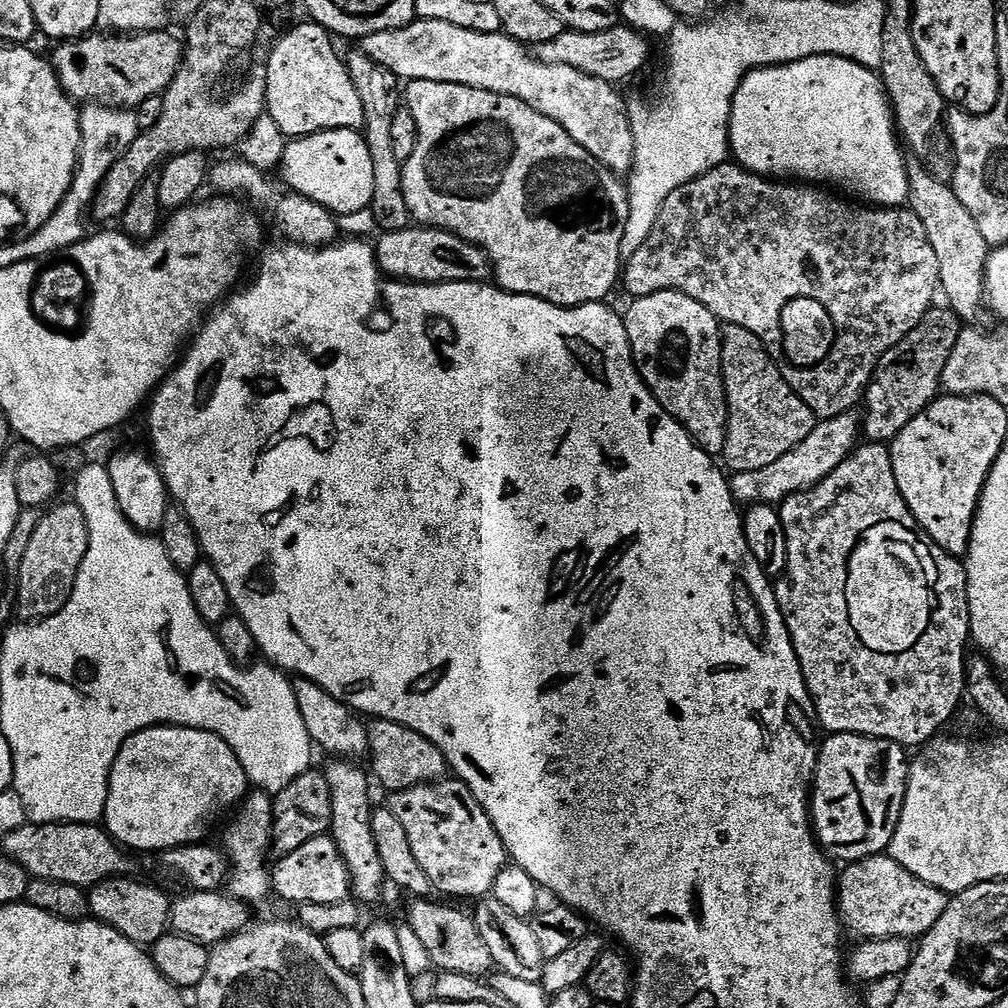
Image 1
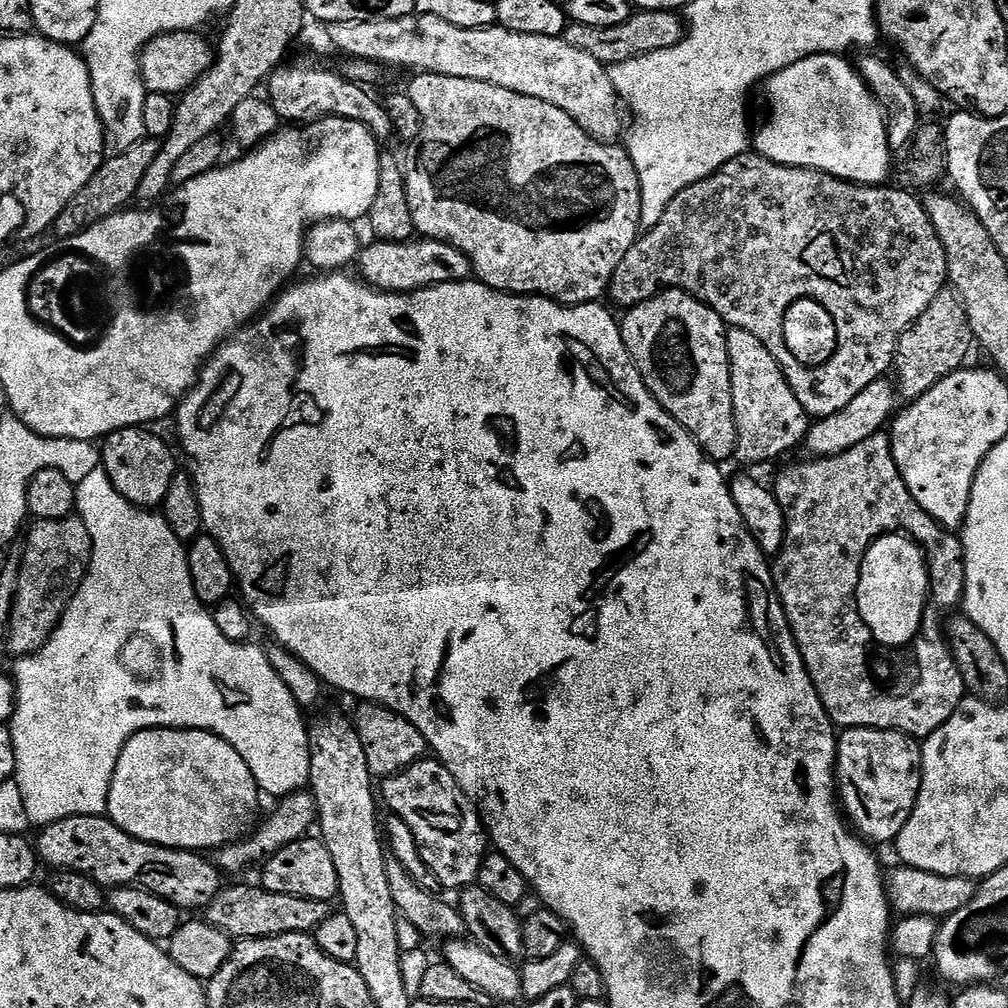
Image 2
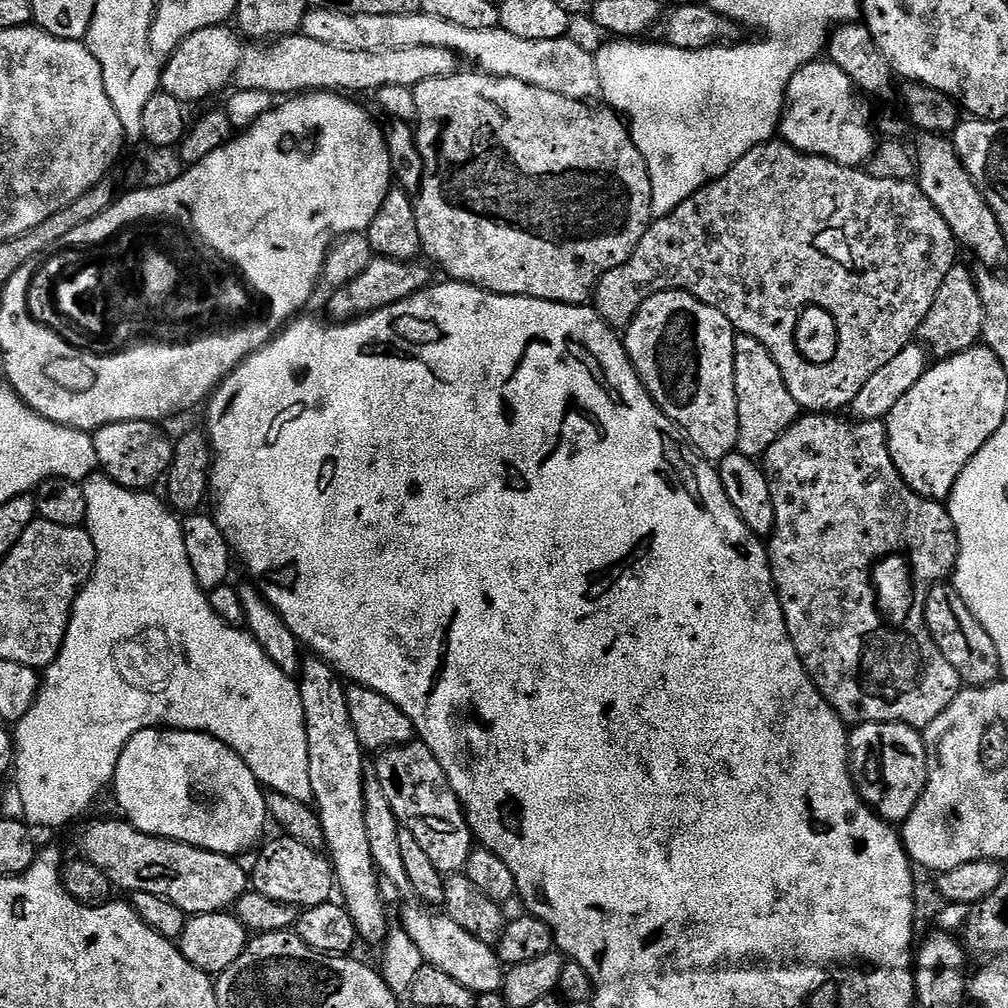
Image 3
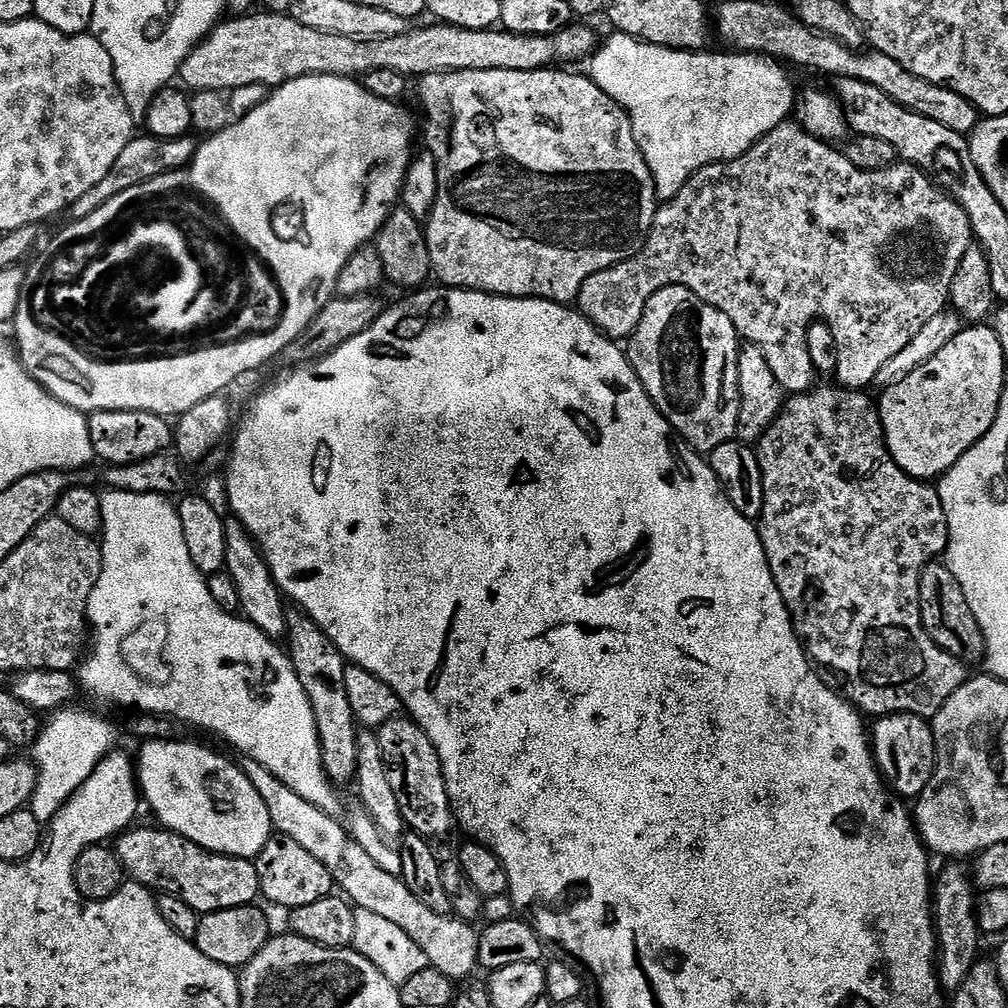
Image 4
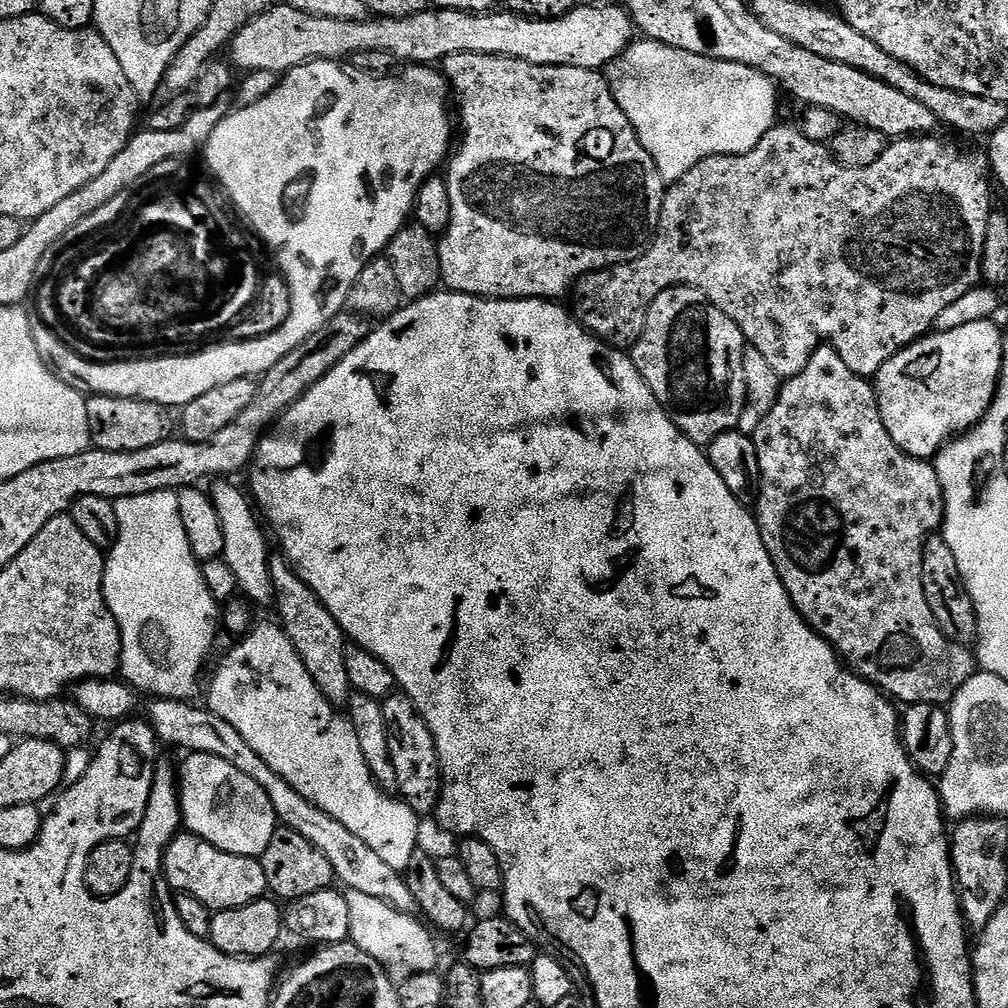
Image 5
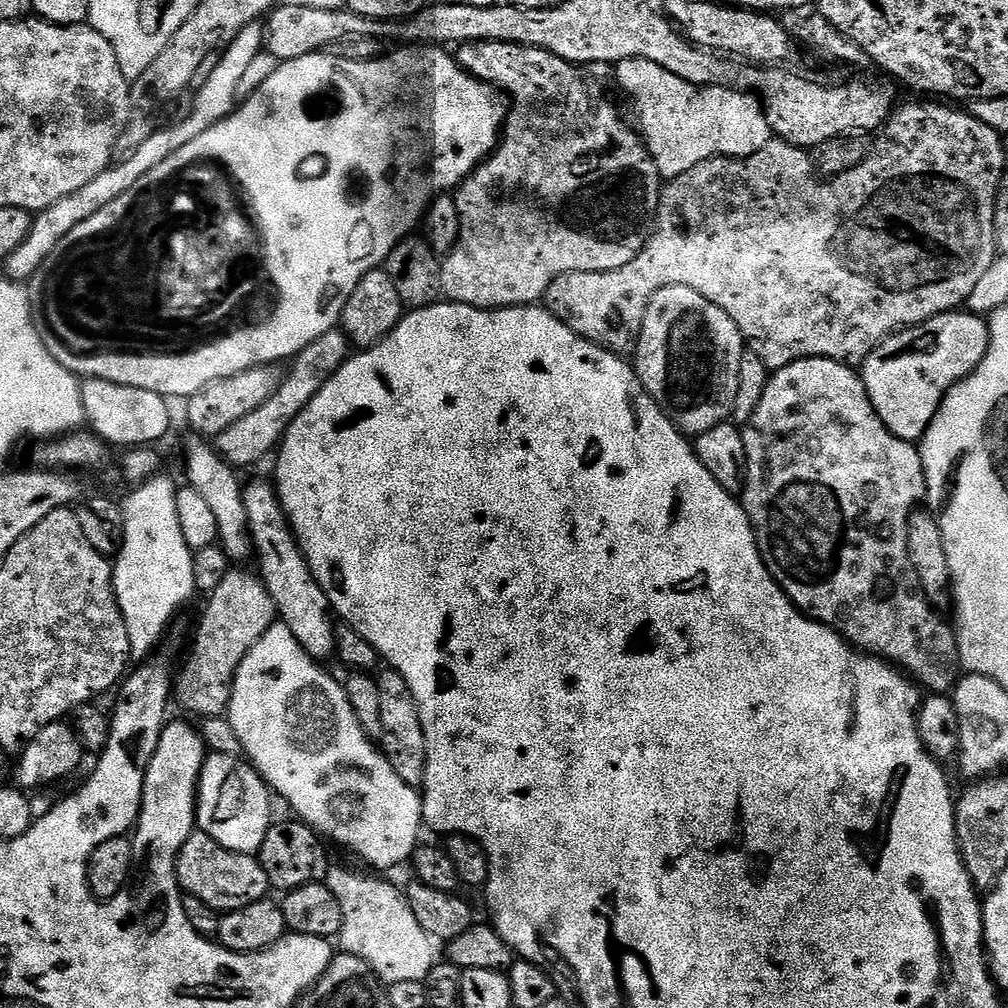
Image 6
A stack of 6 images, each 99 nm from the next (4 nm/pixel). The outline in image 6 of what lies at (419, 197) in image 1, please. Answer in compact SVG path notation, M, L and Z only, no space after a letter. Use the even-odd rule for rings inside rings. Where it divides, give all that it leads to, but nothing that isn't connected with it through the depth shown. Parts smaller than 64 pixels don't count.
M475 40L473 44L459 45L455 49L454 55L465 72L469 72L472 76L477 76L485 84L491 84L493 88L506 94L507 99L510 101L510 107L508 119L505 120L502 129L502 139L497 144L495 152L465 178L464 183L460 185L458 191L455 193L454 199L458 206L458 214L460 215L460 237L451 252L447 253L442 260L440 273L442 274L442 282L444 283L443 295L449 301L458 304L469 304L475 308L519 308L521 306L532 306L537 302L543 301L546 290L554 282L554 278L558 278L562 274L566 274L567 272L609 272L610 270L618 270L622 266L629 264L642 247L642 240L639 240L638 237L604 237L600 236L600 232L596 228L575 228L574 225L560 220L560 216L570 215L573 208L578 215L588 216L588 220L592 224L598 223L600 216L604 216L604 220L608 224L620 224L623 222L624 216L644 216L647 212L649 215L650 209L654 204L654 192L652 194L650 189L643 188L640 185L644 180L644 176L655 177L657 175L656 164L652 161L652 156L648 152L648 146L635 131L632 133L620 121L619 110L604 97L603 90L584 73L587 71L583 67L571 64L569 60L558 58L541 48L531 48L525 44L507 44L506 42L498 42L497 40Z

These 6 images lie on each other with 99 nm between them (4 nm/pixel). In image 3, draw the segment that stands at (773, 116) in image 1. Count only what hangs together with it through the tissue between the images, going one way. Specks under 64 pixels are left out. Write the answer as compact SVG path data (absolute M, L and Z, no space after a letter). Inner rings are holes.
M831 62L820 63L803 64L790 78L779 135L783 143L807 156L825 156L847 168L860 168L867 165L874 151L868 108L842 69Z

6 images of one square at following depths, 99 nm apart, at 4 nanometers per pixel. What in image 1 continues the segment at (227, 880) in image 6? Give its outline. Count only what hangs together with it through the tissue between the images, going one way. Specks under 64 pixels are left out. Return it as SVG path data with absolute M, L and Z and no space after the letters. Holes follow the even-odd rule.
M24 824L2 841L3 855L28 871L37 880L66 882L85 890L103 880L125 875L128 860L125 849L103 827L94 824Z

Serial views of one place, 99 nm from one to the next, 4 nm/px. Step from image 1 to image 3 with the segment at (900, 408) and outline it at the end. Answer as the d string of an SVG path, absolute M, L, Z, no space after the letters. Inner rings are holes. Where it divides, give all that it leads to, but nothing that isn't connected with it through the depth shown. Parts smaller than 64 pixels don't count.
M958 262L942 278L942 286L938 286L938 294L934 298L934 306L930 306L930 314L920 323L918 340L936 360L945 360L959 352L977 347L984 335L984 311L982 298L978 294L976 277L973 269L968 269L964 262Z

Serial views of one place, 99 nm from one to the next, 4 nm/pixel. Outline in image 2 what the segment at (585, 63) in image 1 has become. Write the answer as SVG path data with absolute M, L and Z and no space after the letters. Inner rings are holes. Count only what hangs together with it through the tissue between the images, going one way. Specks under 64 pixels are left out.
M636 10L633 11L629 20L609 28L569 23L564 30L562 39L578 50L586 50L586 54L590 54L590 58L598 58L598 62L602 62L605 66L611 66L618 62L626 62L630 58L638 58L642 54L650 54L654 50L670 50L670 46L683 40L685 35L686 24L680 12Z

